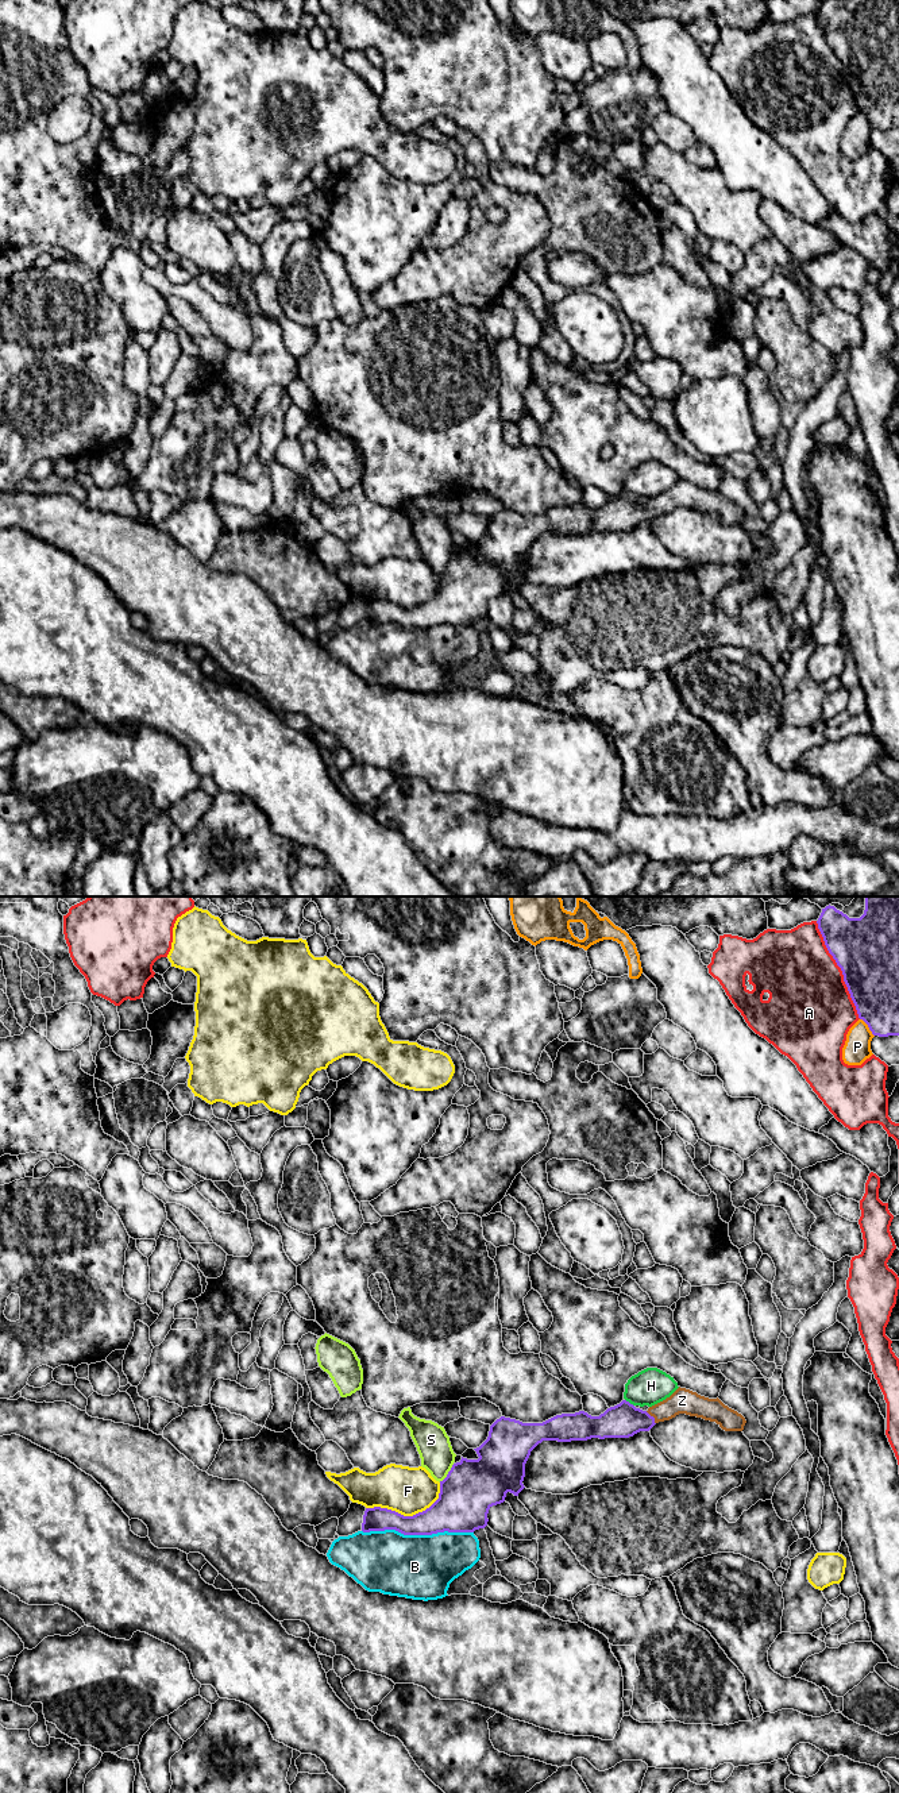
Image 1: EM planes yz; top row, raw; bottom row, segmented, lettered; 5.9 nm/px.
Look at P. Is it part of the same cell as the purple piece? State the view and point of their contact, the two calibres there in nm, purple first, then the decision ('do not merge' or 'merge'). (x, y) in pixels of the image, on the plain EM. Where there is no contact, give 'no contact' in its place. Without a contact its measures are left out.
meets purple in yz at (868, 119); 300 nm thick on the purple side, 160 nm on the other; do not merge

